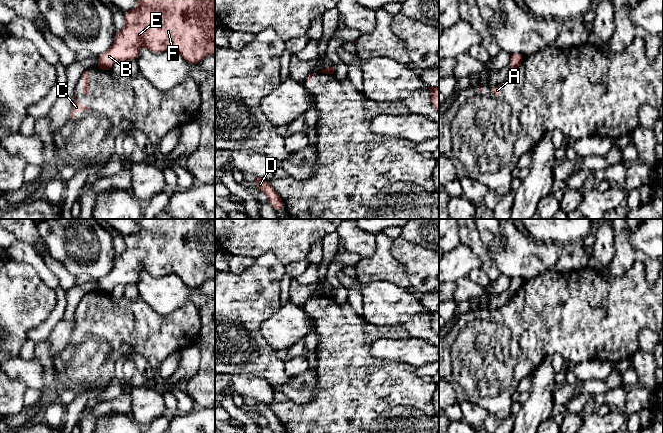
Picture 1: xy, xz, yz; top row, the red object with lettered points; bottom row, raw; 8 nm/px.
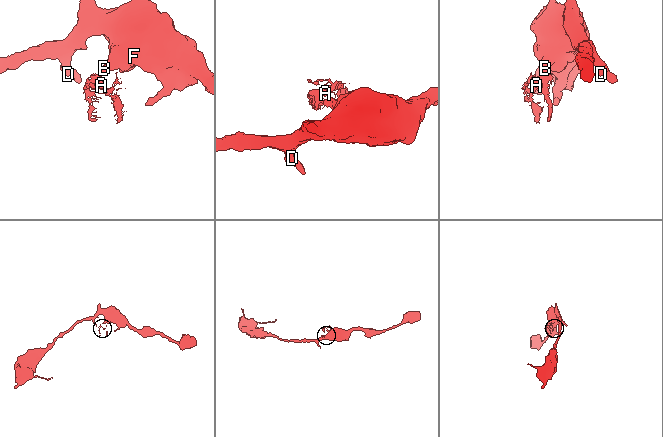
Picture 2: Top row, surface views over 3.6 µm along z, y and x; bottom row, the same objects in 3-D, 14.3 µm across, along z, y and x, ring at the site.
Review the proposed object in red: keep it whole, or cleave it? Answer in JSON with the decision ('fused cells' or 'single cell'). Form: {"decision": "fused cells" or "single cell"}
{"decision": "fused cells"}

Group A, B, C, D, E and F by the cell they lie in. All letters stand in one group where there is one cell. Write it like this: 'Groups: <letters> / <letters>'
Groups: A C / B D E F

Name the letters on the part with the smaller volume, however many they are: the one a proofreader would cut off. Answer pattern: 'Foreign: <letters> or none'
Foreign: A, C

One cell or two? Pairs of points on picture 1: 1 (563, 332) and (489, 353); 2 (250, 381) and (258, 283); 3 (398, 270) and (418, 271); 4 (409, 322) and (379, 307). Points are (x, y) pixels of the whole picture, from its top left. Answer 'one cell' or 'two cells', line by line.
1: one cell
2: two cells
3: two cells
4: one cell

